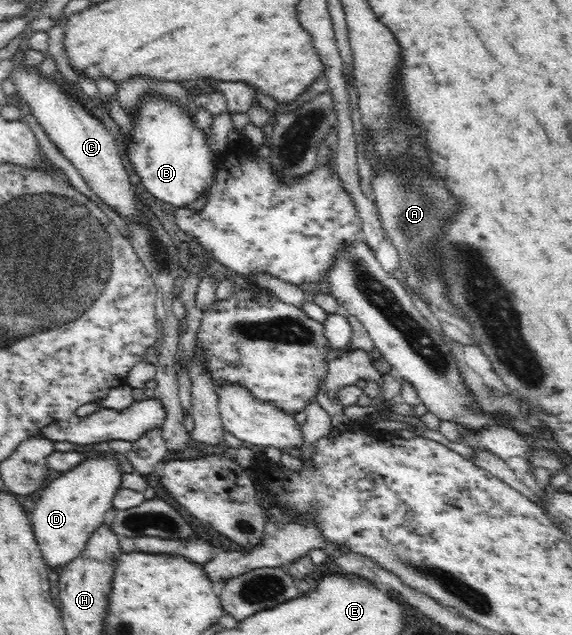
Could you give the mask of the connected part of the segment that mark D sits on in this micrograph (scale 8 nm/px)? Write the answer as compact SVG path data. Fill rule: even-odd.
M90 458L62 473L39 491L40 501L30 513L30 521L42 558L50 569L80 557L89 534L98 525L109 524L115 509L112 499L122 489L122 473L125 473L124 469L115 458Z

